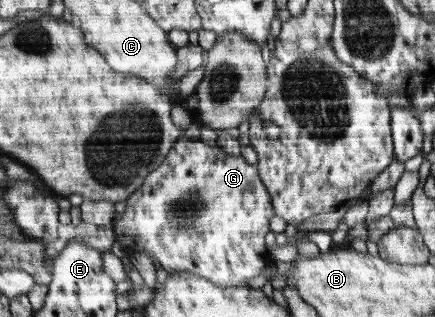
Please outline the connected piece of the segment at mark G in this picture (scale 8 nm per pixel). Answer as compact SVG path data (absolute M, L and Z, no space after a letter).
M188 139L176 142L156 172L147 176L140 192L127 199L126 209L112 224L115 241L129 254L146 252L168 273L192 272L224 287L246 287L250 286L250 278L262 274L262 268L270 260L264 236L270 230L270 219L276 215L271 194L256 165L248 163L241 155L223 153L218 145Z

